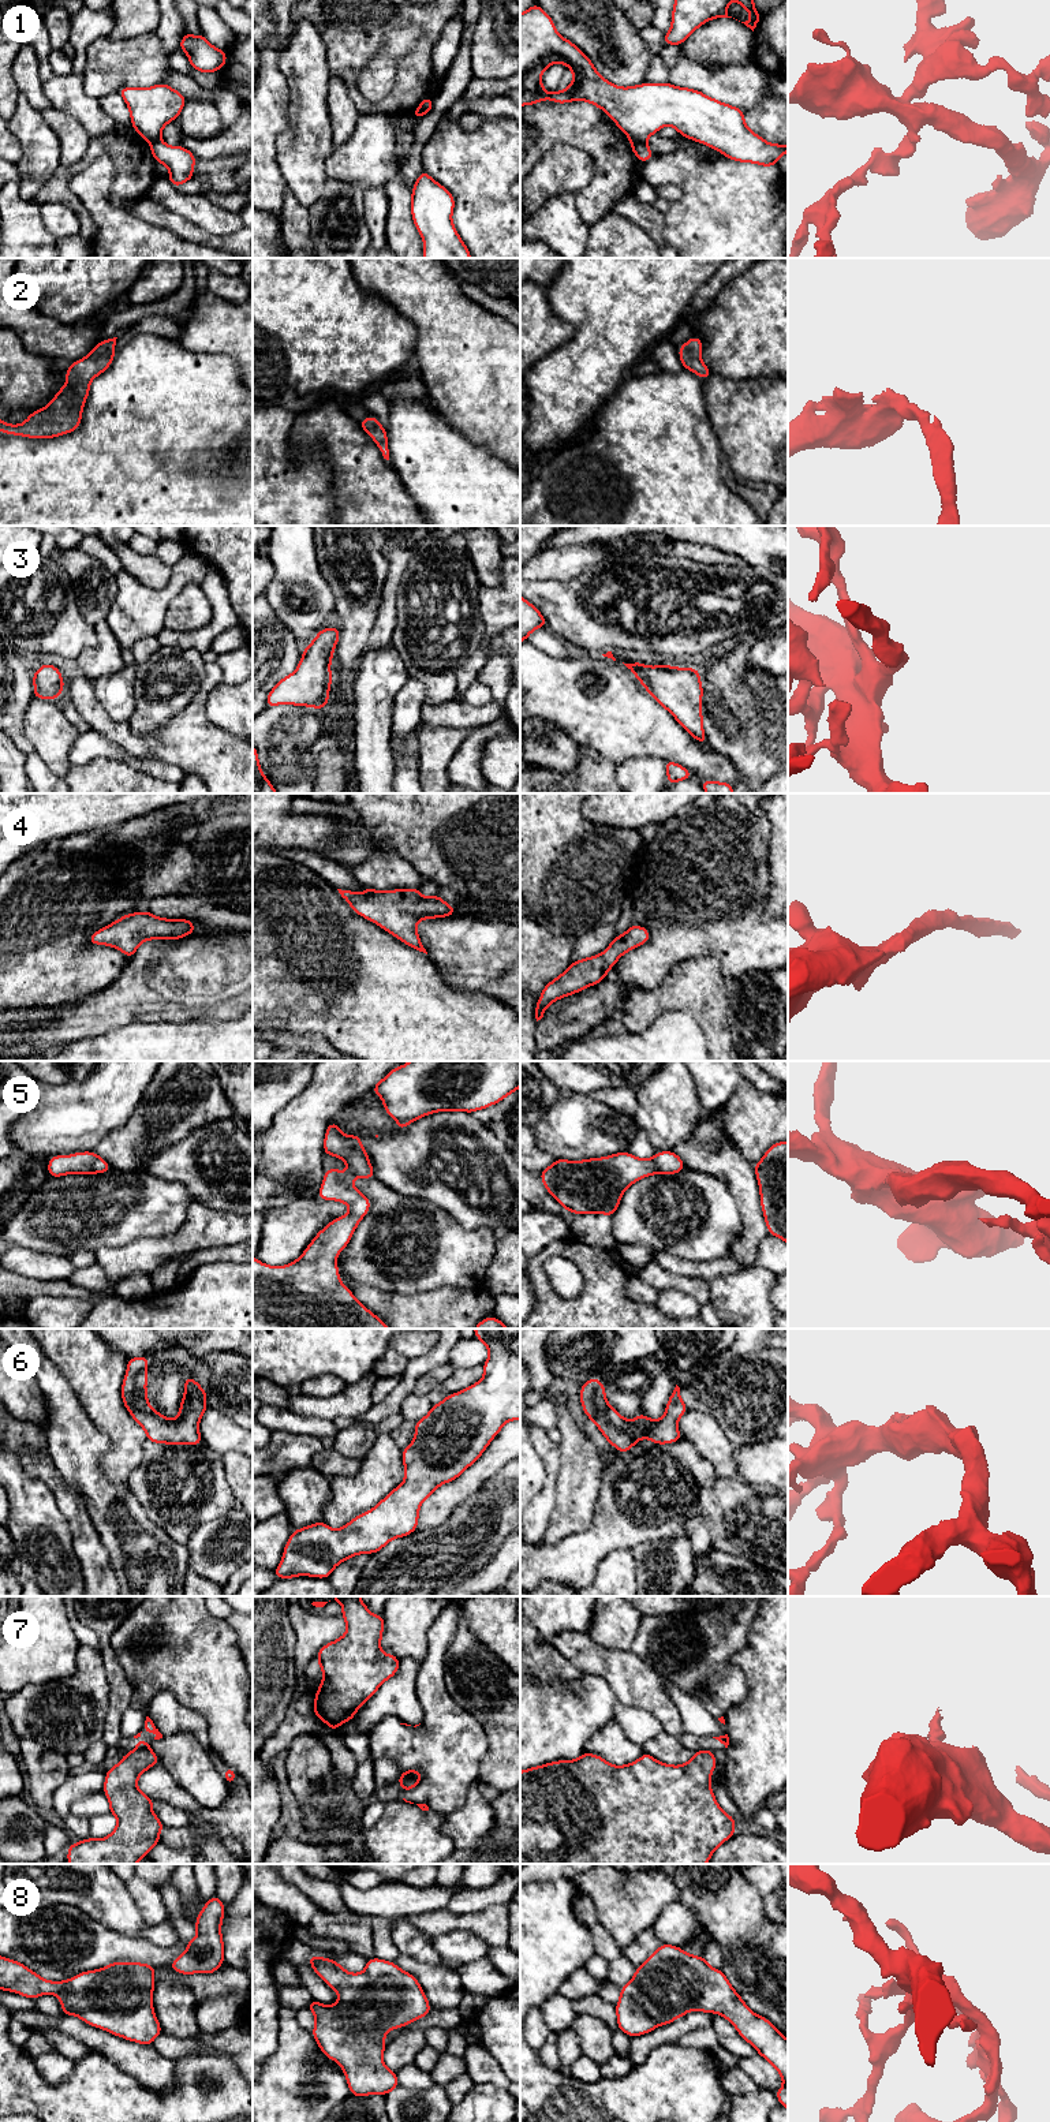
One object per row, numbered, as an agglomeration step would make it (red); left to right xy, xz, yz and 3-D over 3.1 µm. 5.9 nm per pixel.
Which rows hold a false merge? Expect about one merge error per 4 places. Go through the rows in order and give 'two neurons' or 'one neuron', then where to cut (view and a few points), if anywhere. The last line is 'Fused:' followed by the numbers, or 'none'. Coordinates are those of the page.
1: two neurons | yz (631, 138), (645, 144)
2: one neuron | no cut
3: one neuron | no cut
4: one neuron | no cut
5: one neuron | no cut
6: one neuron | no cut
7: two neurons | xy (149, 1745), (135, 1749)
8: one neuron | no cut
Fused: 1, 7

